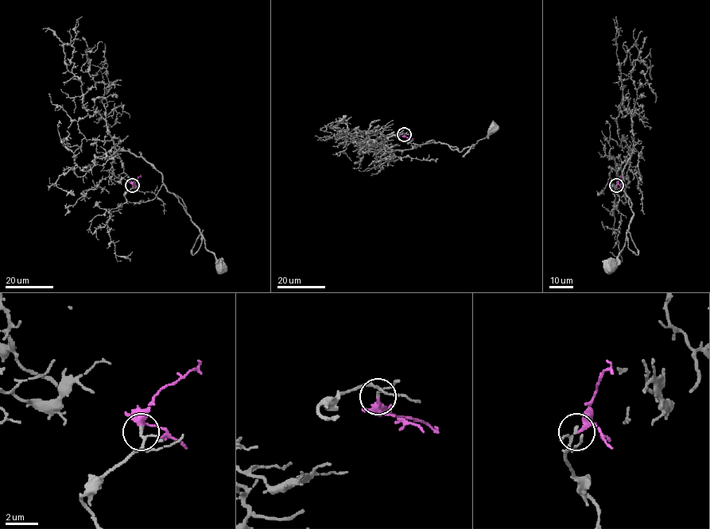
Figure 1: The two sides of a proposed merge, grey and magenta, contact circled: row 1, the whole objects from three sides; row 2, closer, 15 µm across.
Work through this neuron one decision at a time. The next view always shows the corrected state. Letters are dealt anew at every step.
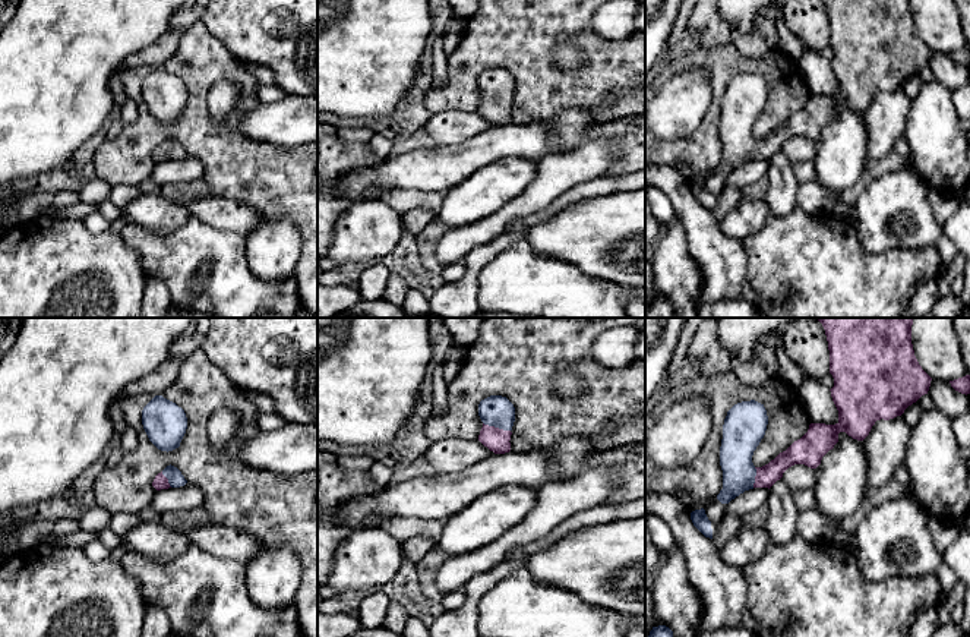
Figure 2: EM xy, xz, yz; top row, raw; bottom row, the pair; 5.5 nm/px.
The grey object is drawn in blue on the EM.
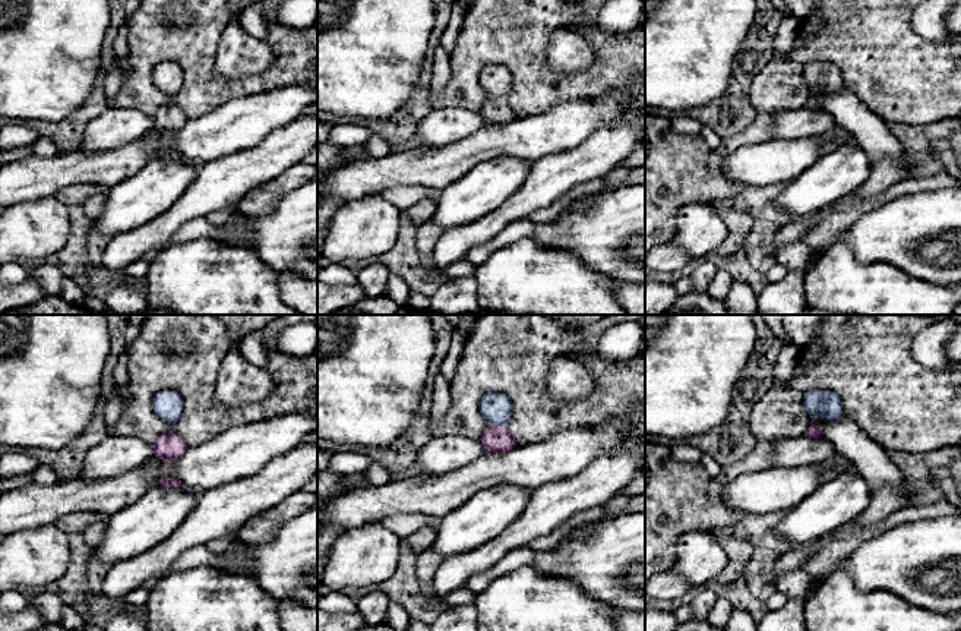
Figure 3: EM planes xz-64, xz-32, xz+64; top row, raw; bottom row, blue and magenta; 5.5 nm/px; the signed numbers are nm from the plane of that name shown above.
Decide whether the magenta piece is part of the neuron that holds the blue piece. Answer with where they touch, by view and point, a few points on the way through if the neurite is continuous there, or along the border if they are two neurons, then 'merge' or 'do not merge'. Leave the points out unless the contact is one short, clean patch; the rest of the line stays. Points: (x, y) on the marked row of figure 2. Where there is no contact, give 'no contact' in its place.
meets blue in xz at (496, 426); runs through xz (495, 410), (496, 426), (496, 440); merge

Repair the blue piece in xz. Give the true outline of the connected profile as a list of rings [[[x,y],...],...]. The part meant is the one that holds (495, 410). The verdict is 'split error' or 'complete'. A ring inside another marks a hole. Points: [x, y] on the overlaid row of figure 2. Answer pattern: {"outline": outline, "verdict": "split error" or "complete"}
{"outline": [[[490,395],[480,401],[478,416],[483,422],[478,441],[495,454],[509,452],[515,422],[514,404],[506,397]]], "verdict": "split error"}

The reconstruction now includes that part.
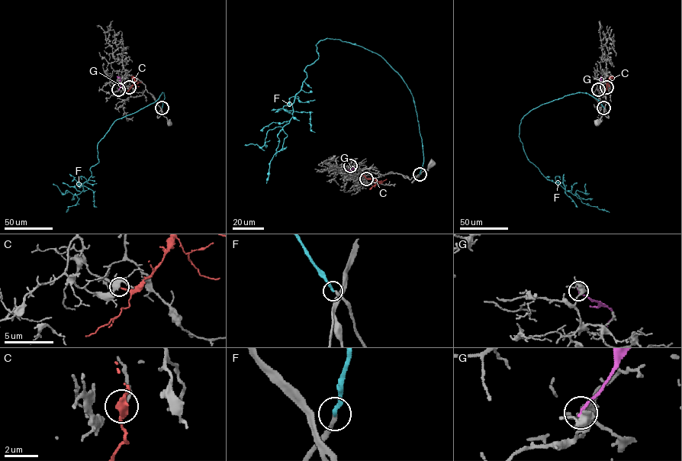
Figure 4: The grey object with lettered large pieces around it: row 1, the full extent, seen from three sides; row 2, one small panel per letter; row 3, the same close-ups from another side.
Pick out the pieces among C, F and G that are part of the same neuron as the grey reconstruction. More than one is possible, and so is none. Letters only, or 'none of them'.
C

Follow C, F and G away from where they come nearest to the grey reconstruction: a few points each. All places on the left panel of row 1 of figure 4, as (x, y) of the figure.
C: (129, 87), (134, 80), (141, 82)
F: (162, 107), (163, 92), (114, 122), (98, 142), (98, 162), (90, 169), (76, 204), (66, 212)
G: (119, 89), (120, 78), (117, 76)

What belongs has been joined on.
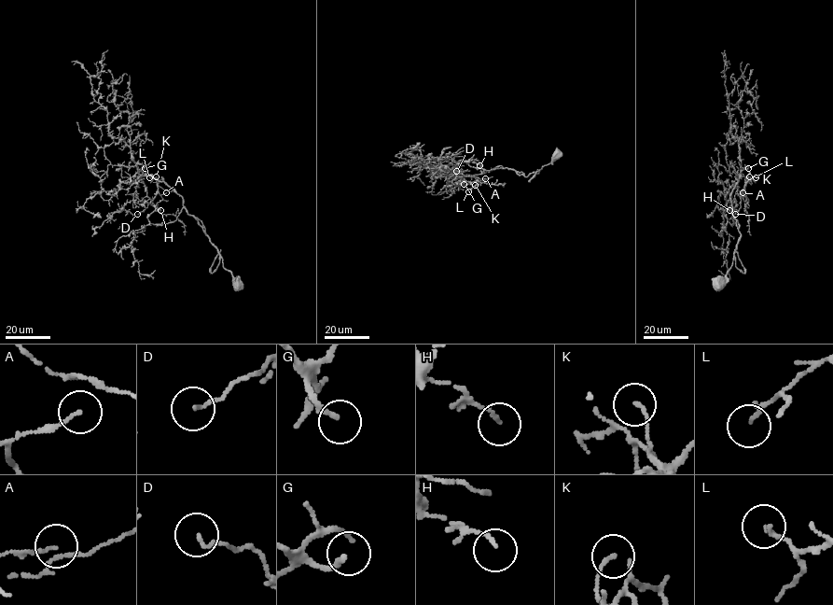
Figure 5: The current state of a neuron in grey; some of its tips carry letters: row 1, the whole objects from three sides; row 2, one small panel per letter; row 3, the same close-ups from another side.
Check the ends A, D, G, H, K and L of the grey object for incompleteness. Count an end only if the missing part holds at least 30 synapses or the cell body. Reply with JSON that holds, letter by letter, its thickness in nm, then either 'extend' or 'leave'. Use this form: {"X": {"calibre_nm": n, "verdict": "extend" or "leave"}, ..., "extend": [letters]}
{"A": {"calibre_nm": 60, "verdict": "leave"}, "D": {"calibre_nm": 120, "verdict": "leave"}, "G": {"calibre_nm": 190, "verdict": "extend"}, "H": {"calibre_nm": 110, "verdict": "leave"}, "K": {"calibre_nm": 120, "verdict": "leave"}, "L": {"calibre_nm": 120, "verdict": "leave"}, "extend": ["G"]}

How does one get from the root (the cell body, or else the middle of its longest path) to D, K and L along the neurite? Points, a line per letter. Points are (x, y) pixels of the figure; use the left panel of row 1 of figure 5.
D: (238, 284), (187, 213), (183, 198), (163, 181), (151, 175), (137, 180), (137, 197), (147, 204), (137, 214)
K: (238, 284), (173, 189), (141, 175), (137, 198), (146, 204), (152, 200), (156, 176)
L: (238, 284), (173, 189), (141, 175), (137, 198), (148, 204), (155, 197), (158, 181), (149, 177)

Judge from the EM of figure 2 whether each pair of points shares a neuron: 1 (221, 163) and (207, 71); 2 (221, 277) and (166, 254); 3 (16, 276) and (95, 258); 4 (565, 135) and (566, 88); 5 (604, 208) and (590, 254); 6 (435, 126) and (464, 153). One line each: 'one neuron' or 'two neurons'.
1: one neuron
2: one neuron
3: one neuron
4: two neurons
5: one neuron
6: two neurons

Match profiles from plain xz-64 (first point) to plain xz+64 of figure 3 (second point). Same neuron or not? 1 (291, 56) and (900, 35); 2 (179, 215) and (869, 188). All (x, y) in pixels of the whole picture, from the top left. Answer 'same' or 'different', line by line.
1: same
2: same

